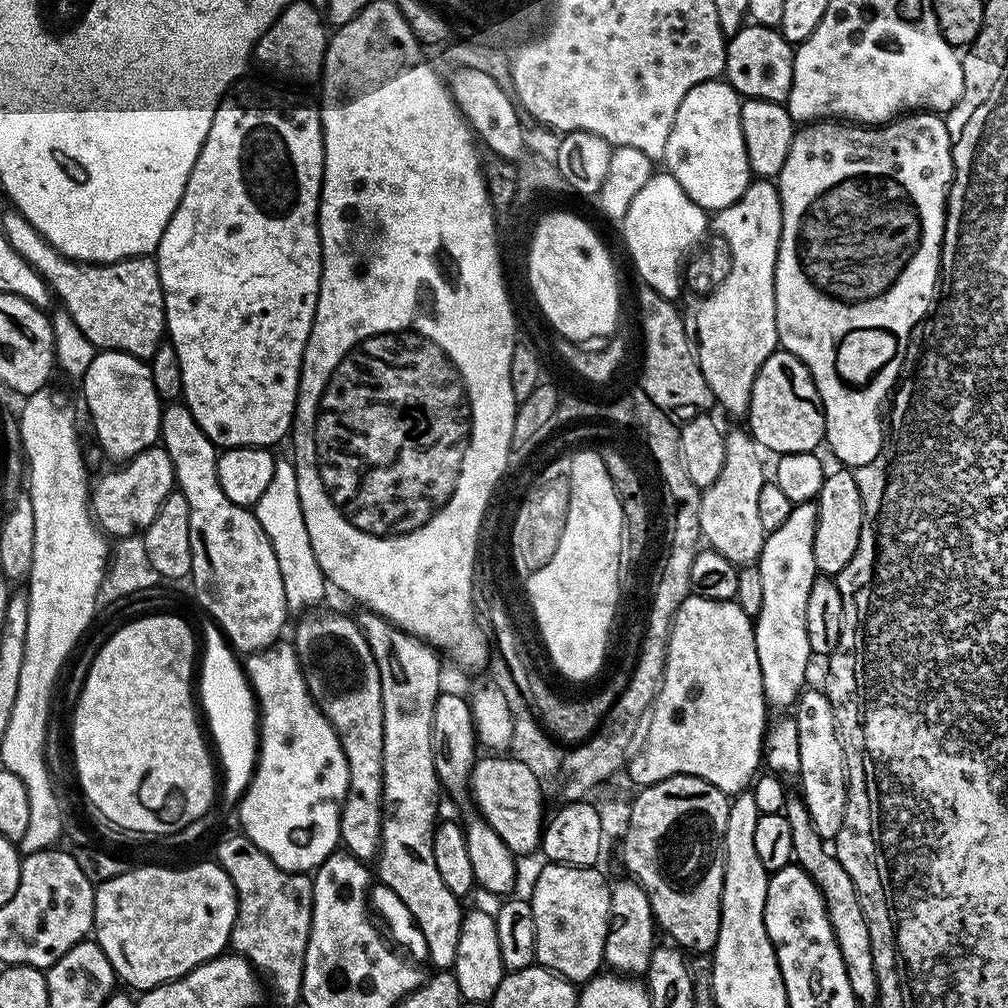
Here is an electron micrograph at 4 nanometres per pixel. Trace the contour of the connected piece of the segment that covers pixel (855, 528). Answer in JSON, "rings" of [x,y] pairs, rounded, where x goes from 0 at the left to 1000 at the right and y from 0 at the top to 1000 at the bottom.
{"rings":[[[833,466],[837,468],[822,467],[815,478],[815,486],[810,501],[810,529],[808,530],[808,558],[811,568],[824,571],[833,570],[834,565],[847,554],[847,546],[851,546],[853,531],[858,528],[857,520],[857,492],[853,489],[853,480],[849,477],[850,469],[845,466]]]}

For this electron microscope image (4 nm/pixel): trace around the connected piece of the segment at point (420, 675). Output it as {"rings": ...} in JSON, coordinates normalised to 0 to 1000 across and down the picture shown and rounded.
{"rings":[[[364,605],[358,608],[355,618],[371,649],[371,657],[375,657],[379,677],[381,814],[371,865],[376,876],[386,880],[407,903],[423,931],[424,951],[429,954],[428,959],[444,962],[452,955],[454,927],[458,923],[460,905],[456,901],[457,894],[442,883],[442,875],[438,875],[435,868],[429,842],[438,783],[431,760],[427,720],[431,712],[431,696],[438,686],[438,652],[429,640],[400,627],[383,612]]]}

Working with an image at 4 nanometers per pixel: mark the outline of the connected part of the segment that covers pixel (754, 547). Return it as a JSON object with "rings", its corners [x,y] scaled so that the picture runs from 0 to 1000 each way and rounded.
{"rings":[[[737,424],[718,434],[720,458],[716,470],[694,489],[694,531],[701,543],[731,562],[746,562],[753,557],[760,531],[752,511],[752,490],[760,479],[756,445],[745,429]]]}

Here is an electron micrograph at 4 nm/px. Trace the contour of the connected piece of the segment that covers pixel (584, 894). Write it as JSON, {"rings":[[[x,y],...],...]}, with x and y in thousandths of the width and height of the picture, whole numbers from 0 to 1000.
{"rings":[[[541,856],[526,892],[530,903],[530,923],[532,924],[531,955],[537,960],[545,960],[546,963],[553,964],[555,968],[561,968],[572,978],[582,976],[596,963],[599,956],[607,882],[604,874],[599,874],[599,869],[593,862],[594,860],[591,859],[571,861],[567,857]]]}

